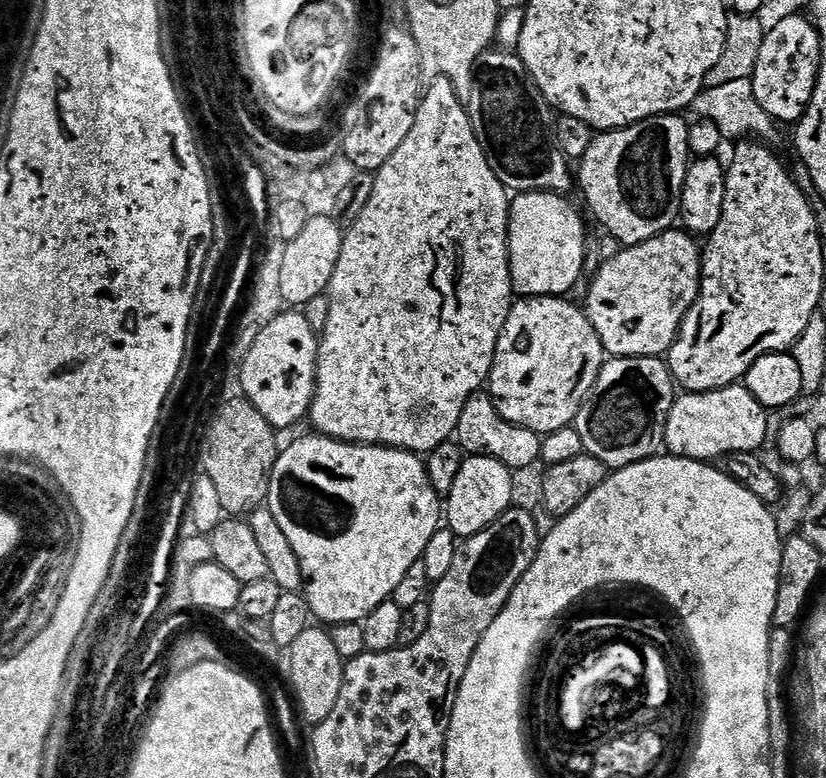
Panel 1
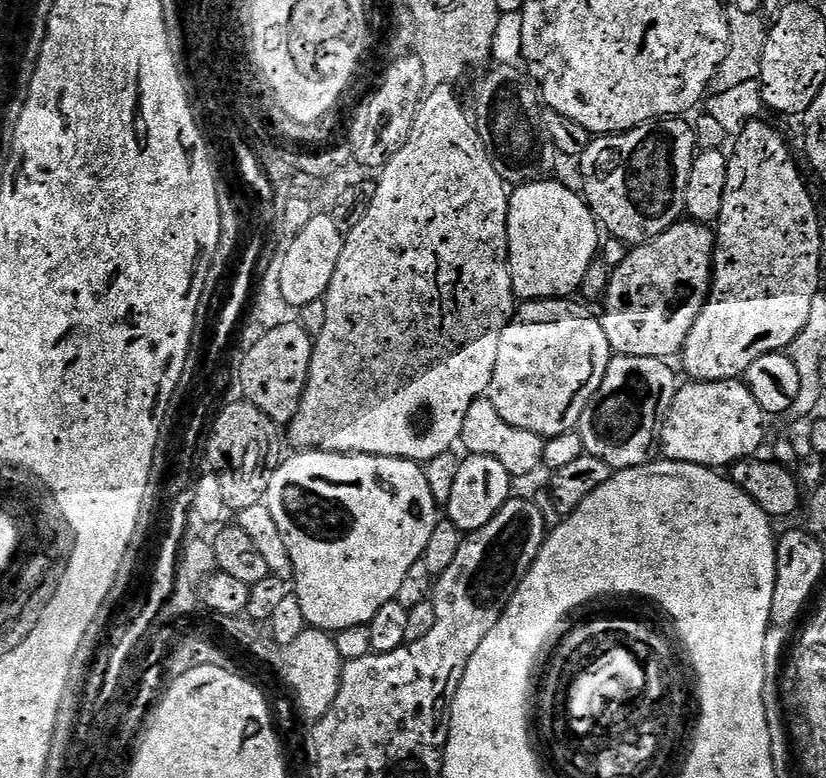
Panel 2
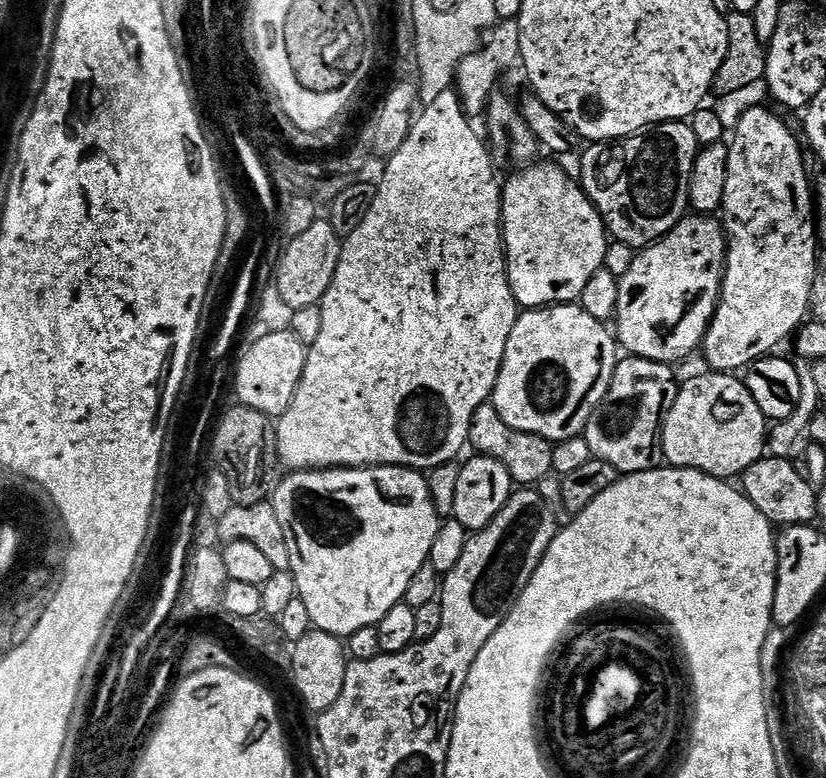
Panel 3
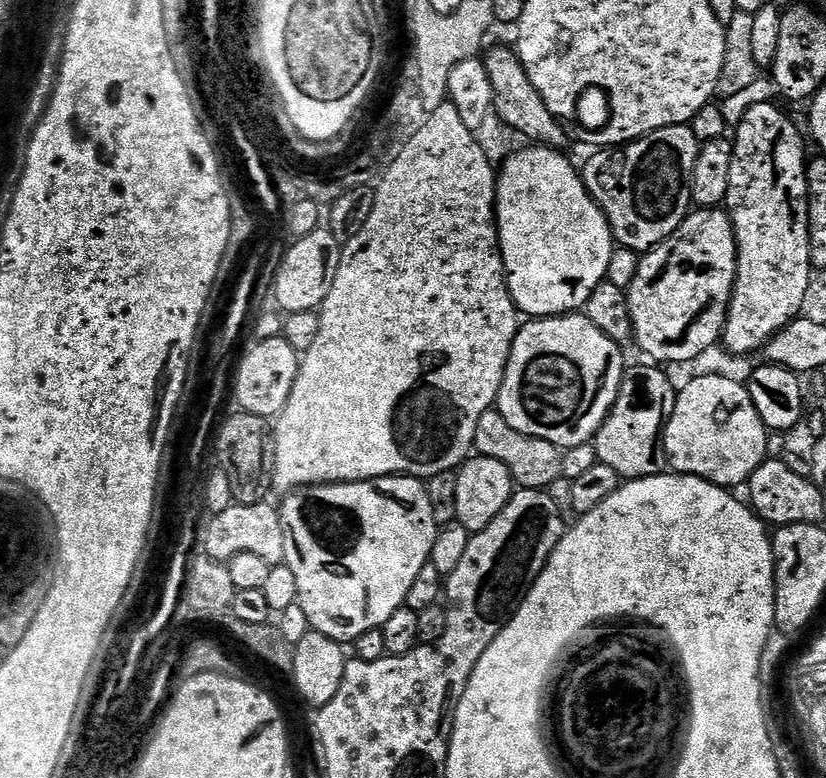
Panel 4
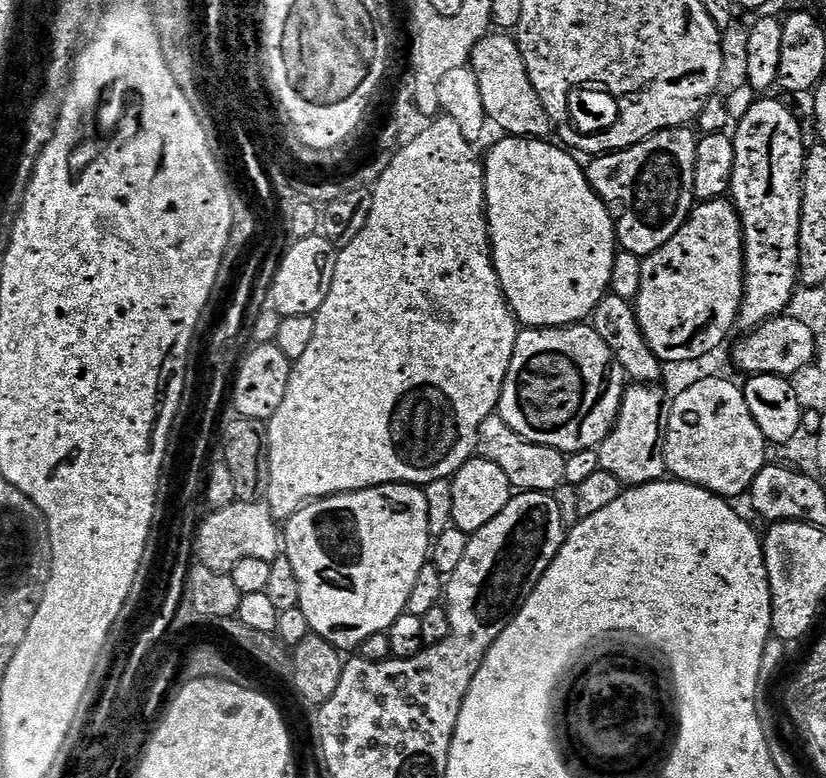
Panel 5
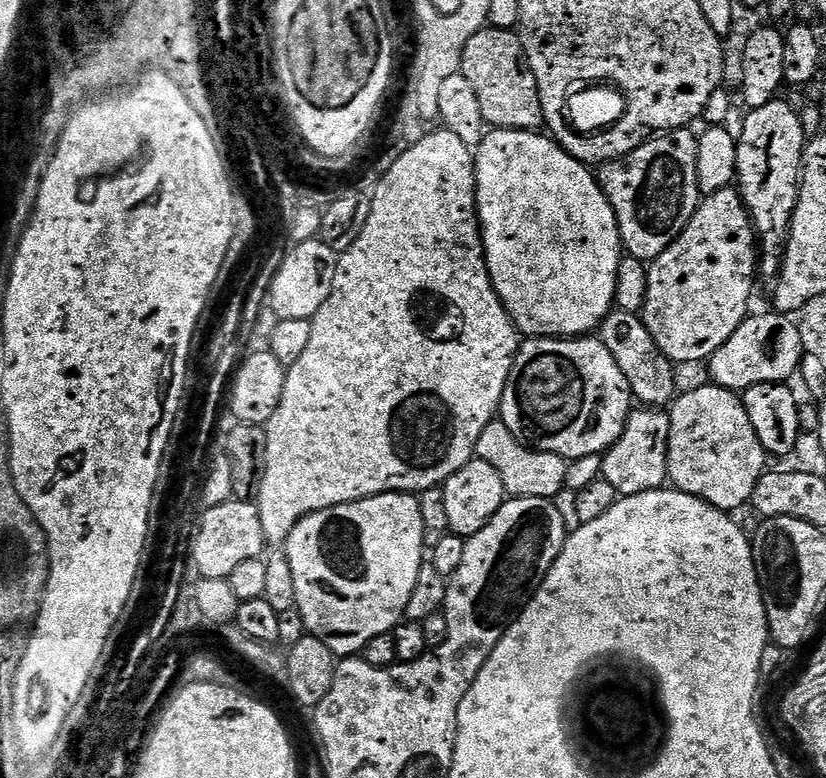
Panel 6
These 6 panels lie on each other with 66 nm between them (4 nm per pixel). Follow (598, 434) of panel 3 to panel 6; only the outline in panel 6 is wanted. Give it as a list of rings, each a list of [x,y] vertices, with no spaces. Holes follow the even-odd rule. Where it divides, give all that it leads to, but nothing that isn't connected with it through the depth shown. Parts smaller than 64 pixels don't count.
[[[637,407],[628,415],[626,426],[608,451],[603,453],[604,461],[600,475],[610,483],[617,497],[646,494],[669,483],[668,451],[670,450],[670,415],[659,408]]]

